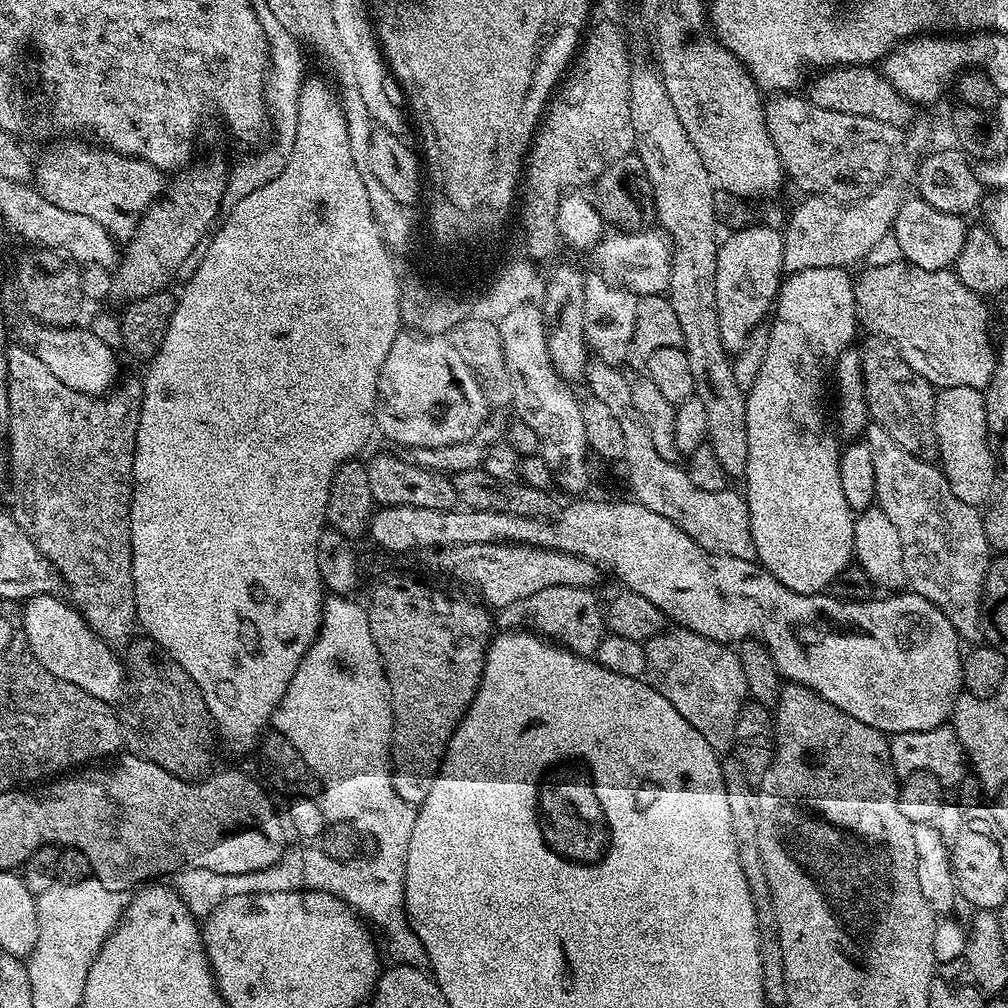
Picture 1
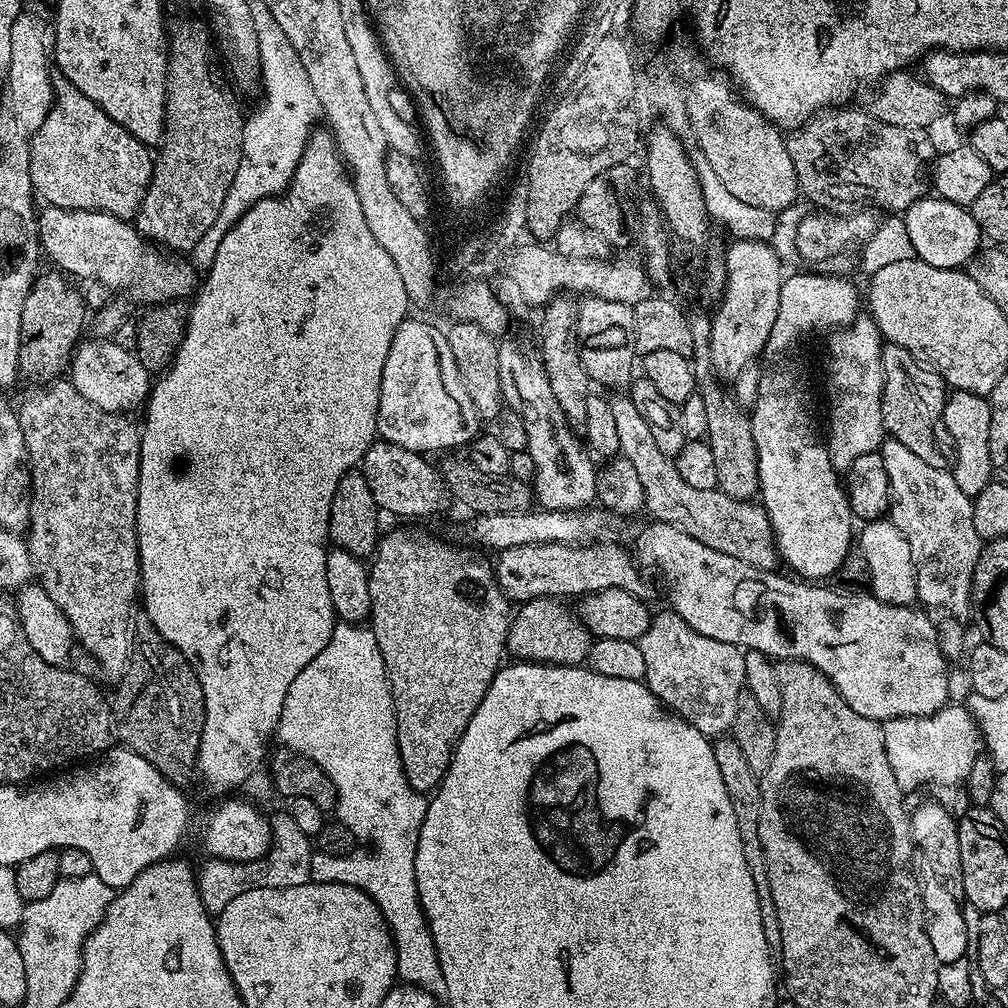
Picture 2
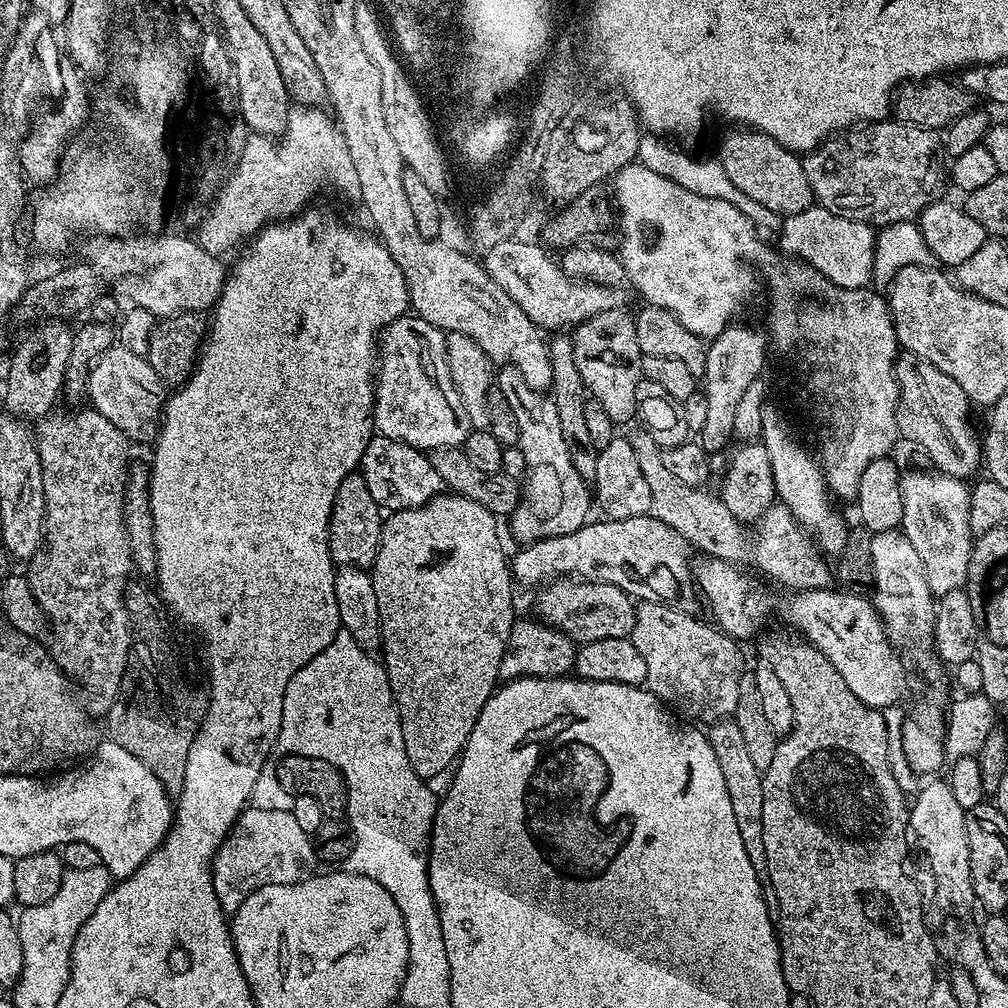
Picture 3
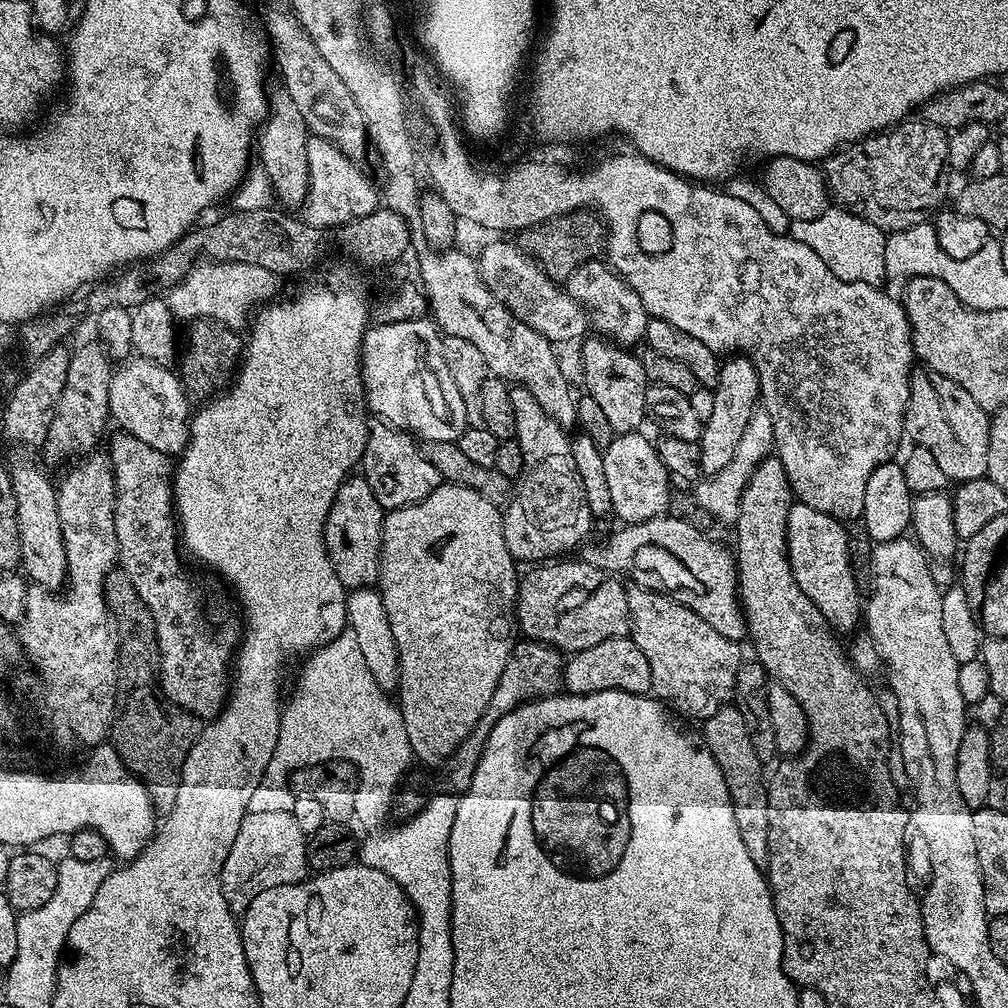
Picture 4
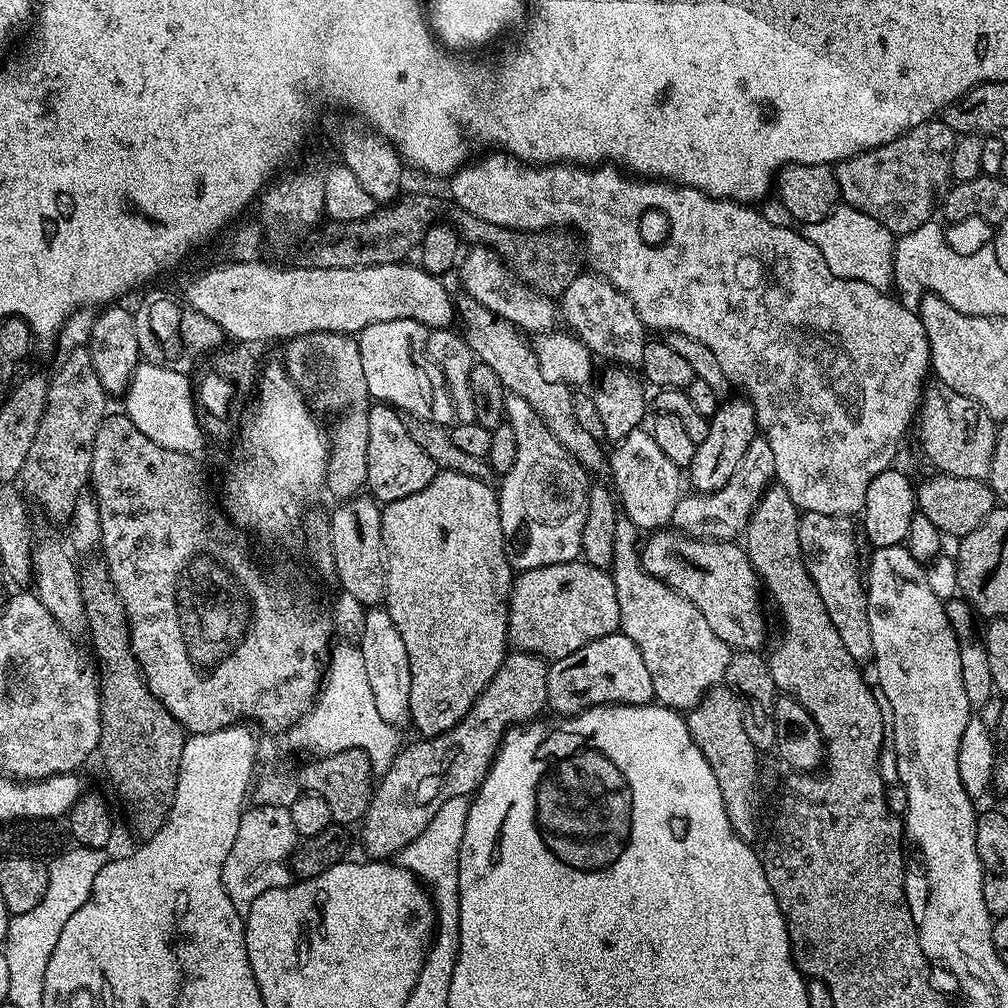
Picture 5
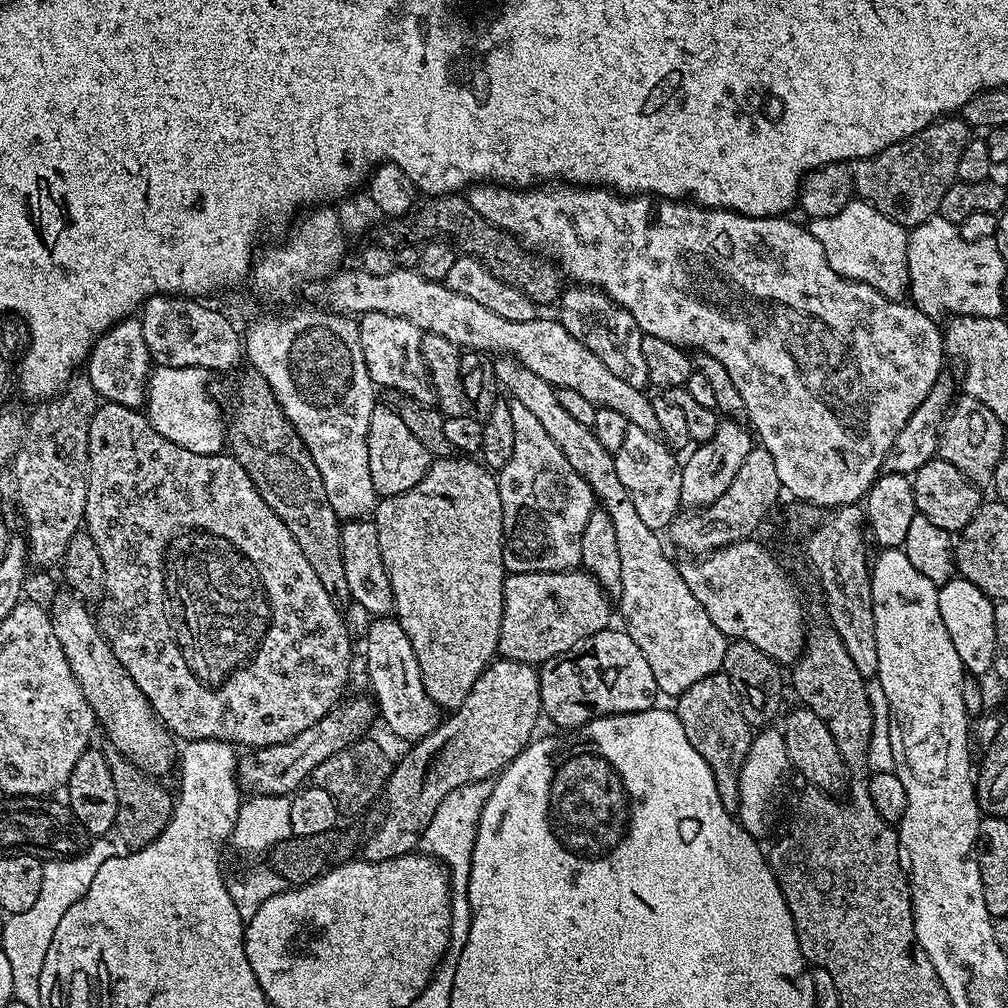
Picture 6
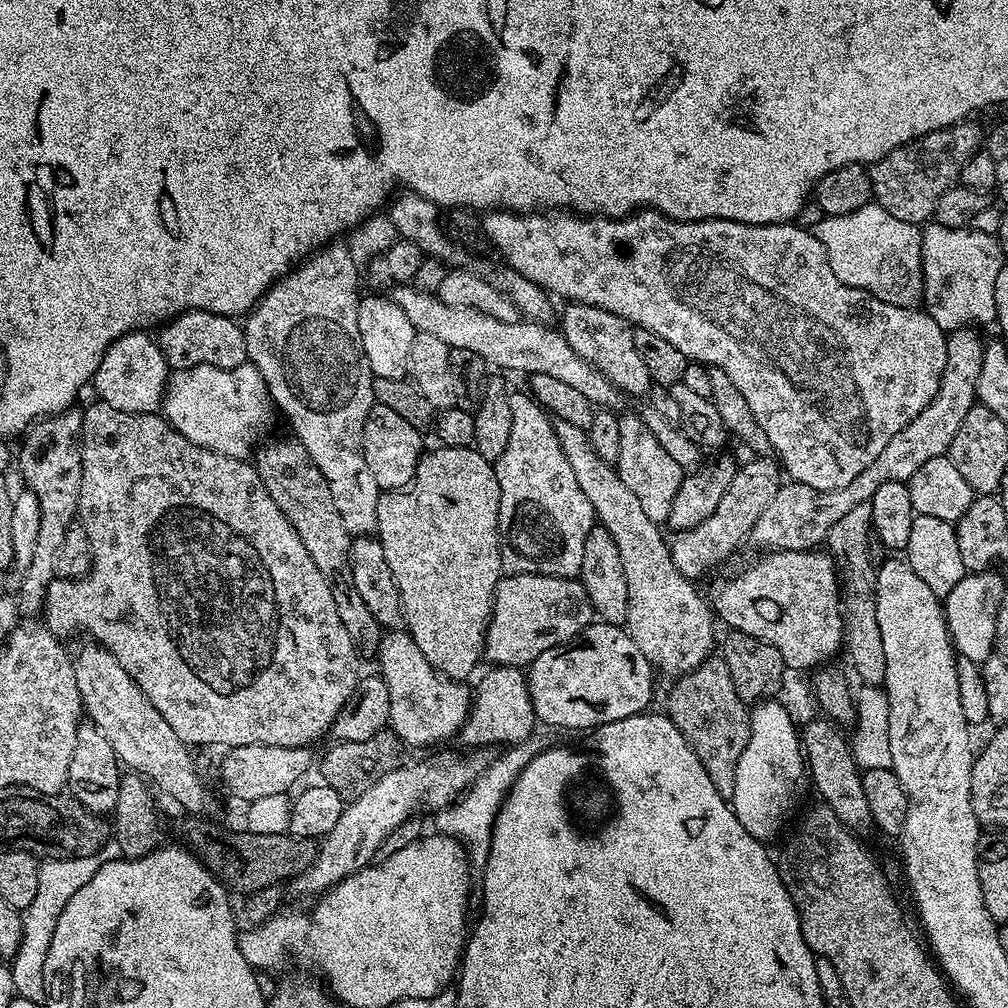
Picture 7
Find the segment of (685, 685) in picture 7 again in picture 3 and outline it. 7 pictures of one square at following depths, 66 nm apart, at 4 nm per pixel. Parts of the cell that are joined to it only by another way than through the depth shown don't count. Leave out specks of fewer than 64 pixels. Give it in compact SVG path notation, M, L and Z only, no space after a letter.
M725 718L716 721L707 729L706 735L714 750L714 758L718 758L718 766L722 770L722 778L726 778L726 790L730 794L730 806L734 806L734 822L738 822L738 834L742 834L742 846L746 846L746 855L750 857L750 866L754 866L754 874L764 892L764 901L769 912L778 910L778 898L774 895L774 886L770 882L770 874L766 866L766 846L762 846L762 770L754 766L746 747L742 730L738 730L735 719Z

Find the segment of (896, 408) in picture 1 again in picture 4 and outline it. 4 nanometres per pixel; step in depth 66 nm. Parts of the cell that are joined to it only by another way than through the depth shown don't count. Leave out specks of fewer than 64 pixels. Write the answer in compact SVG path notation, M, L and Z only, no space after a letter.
M928 370L913 371L910 382L910 398L904 411L904 434L910 441L921 444L932 455L936 468L952 482L965 480L983 480L988 475L988 447L990 446L990 416L974 398L958 382L946 378L942 374Z

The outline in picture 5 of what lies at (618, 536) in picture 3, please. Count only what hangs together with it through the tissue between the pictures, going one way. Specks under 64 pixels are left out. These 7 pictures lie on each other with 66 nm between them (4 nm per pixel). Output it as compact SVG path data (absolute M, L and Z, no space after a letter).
M656 530L640 548L640 563L654 578L669 584L675 592L681 592L706 617L710 630L722 638L733 650L760 650L764 644L764 612L760 609L762 585L756 575L756 568L748 560L748 553L739 543L731 540L698 540L675 530Z

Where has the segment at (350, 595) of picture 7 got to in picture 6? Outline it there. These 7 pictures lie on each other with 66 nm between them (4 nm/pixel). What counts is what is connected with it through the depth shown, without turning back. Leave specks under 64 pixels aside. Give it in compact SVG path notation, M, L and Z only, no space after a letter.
M245 367L245 372L236 380L236 396L240 401L236 404L236 413L230 416L226 424L226 448L234 459L243 466L246 474L256 483L265 502L272 507L274 514L282 518L286 530L294 534L294 542L302 546L302 554L306 554L310 566L314 566L314 574L322 578L322 586L326 586L326 594L333 598L350 597L350 586L346 586L346 569L342 567L342 546L340 530L342 521L334 514L334 506L330 506L330 498L326 498L326 486L322 482L322 474L318 474L318 466L305 450L302 438L294 430L294 426L284 417L284 411L274 398L266 378L258 374L258 370Z

